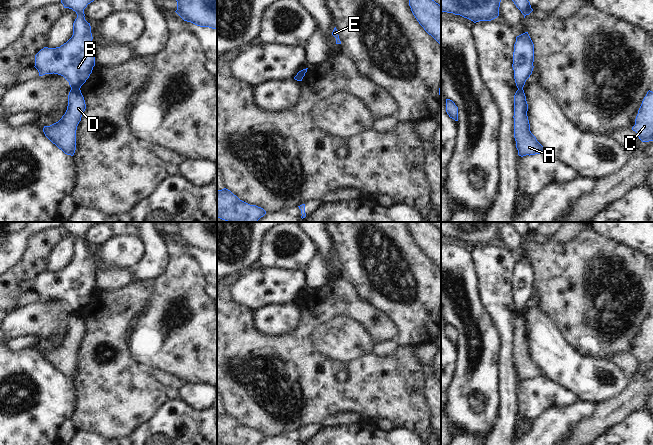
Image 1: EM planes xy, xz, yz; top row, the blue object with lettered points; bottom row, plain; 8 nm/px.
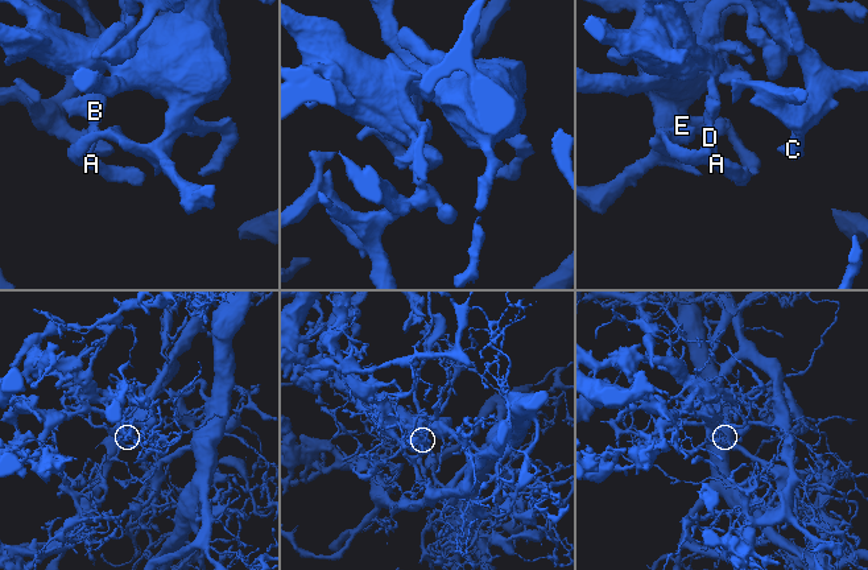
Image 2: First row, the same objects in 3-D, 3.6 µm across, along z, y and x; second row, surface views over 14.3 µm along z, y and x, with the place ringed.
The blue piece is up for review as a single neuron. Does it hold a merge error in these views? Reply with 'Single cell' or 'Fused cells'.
Fused cells

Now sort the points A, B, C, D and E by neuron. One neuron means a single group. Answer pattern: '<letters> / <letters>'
A C D E / B

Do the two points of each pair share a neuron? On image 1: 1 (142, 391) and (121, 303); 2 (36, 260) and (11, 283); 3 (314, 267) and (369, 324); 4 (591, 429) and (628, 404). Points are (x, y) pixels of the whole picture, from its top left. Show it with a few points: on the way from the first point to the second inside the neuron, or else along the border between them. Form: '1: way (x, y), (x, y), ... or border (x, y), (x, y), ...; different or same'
1: way (120, 369), (118, 367), (118, 325); same
2: way (30, 266), (17, 279); same
3: border (330, 279), (319, 288), (308, 292); different
4: way (600, 421), (607, 414), (619, 408); same

